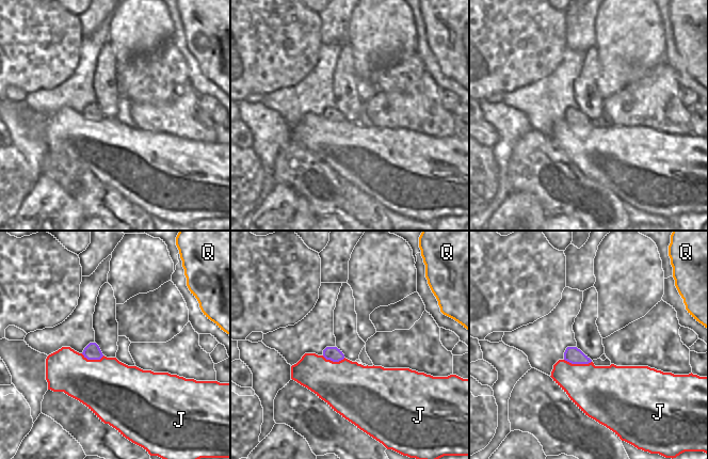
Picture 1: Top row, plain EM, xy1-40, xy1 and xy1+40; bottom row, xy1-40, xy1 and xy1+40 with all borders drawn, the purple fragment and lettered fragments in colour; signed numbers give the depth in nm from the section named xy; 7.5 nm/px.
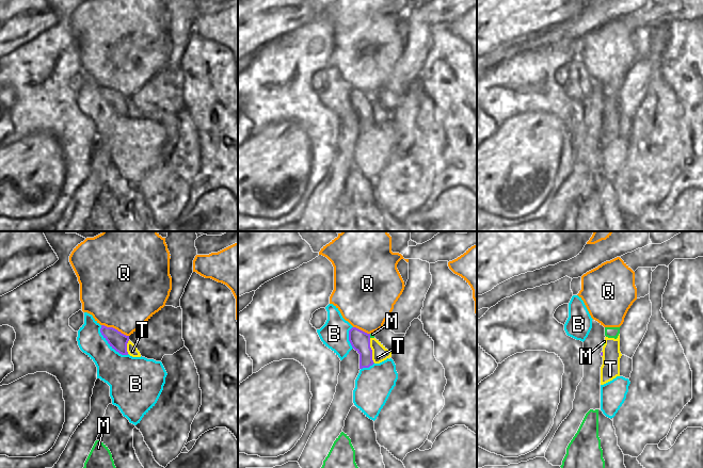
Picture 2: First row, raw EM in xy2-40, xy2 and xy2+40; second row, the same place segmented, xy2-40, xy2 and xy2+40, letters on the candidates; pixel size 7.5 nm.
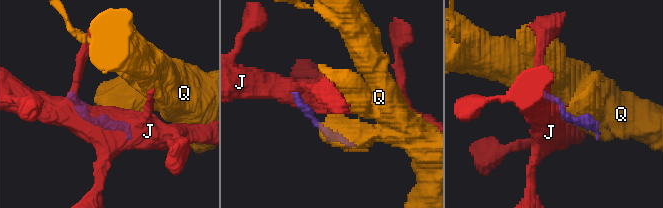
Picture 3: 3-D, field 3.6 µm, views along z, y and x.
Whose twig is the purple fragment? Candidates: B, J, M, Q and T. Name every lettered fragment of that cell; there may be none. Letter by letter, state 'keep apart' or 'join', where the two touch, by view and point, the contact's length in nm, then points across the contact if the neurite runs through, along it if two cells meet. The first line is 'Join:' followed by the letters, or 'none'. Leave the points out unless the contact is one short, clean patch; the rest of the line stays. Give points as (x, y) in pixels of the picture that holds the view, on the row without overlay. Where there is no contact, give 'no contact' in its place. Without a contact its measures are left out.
Join: T
B: keep apart; meets purple in xy2-40 at (110, 106); contact 300 nm long
J: keep apart; meets purple in xy1+40 at (578, 124); contact 200 nm long
M: keep apart; meets purple in xy2 at (369, 97); contact 30 nm long; border along xy2 (369, 95), (370, 98)
Q: keep apart; meets purple in xy2-40 at (114, 90); contact 220 nm long
T: join; meets purple in xy2 at (371, 112); contact 200 nm long; runs through xy2 (360, 101), (371, 112), (380, 115)

